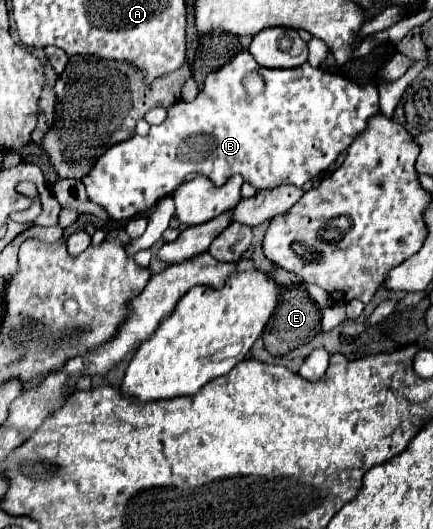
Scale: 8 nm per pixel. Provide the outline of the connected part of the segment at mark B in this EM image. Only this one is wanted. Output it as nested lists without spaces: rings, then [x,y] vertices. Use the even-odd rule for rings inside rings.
[[[242,51],[228,65],[206,77],[204,89],[194,101],[176,101],[172,107],[168,107],[166,121],[152,127],[146,137],[134,135],[102,153],[94,167],[84,175],[82,183],[86,185],[90,201],[106,209],[108,217],[116,221],[132,219],[138,213],[154,207],[190,173],[208,175],[216,185],[224,185],[234,173],[240,173],[256,189],[272,189],[282,183],[302,187],[306,181],[326,171],[336,157],[350,147],[356,135],[366,129],[368,117],[374,113],[378,113],[378,89],[374,83],[366,83],[362,87],[338,73],[316,69],[310,63],[296,69],[264,69],[248,51]],[[250,71],[264,77],[264,91],[256,97],[248,97],[242,85],[244,75]]]

